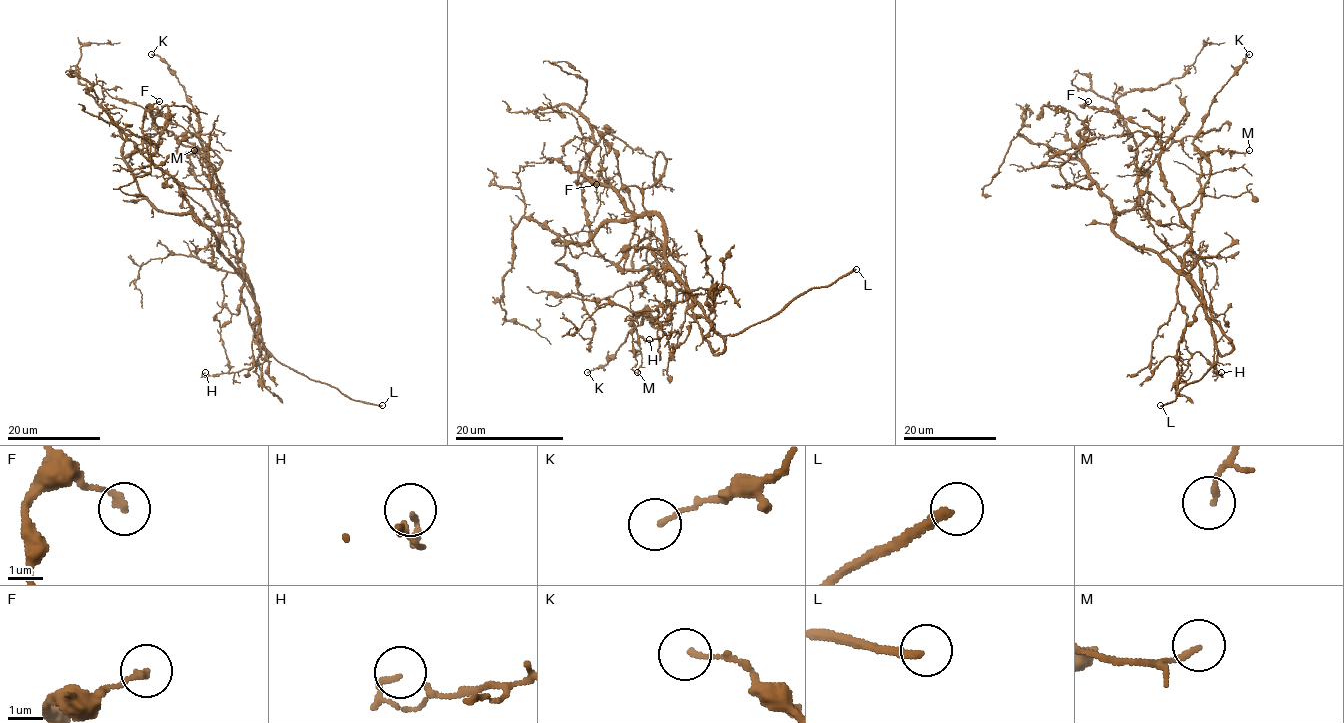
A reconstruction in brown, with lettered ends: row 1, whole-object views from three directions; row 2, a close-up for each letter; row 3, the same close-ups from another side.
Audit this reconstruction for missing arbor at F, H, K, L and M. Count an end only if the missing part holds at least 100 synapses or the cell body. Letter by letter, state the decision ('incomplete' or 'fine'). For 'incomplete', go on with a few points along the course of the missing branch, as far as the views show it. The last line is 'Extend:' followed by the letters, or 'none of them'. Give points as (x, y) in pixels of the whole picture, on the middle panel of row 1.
F: fine
H: fine
K: fine
L: incomplete
M: fine
Extend: L

